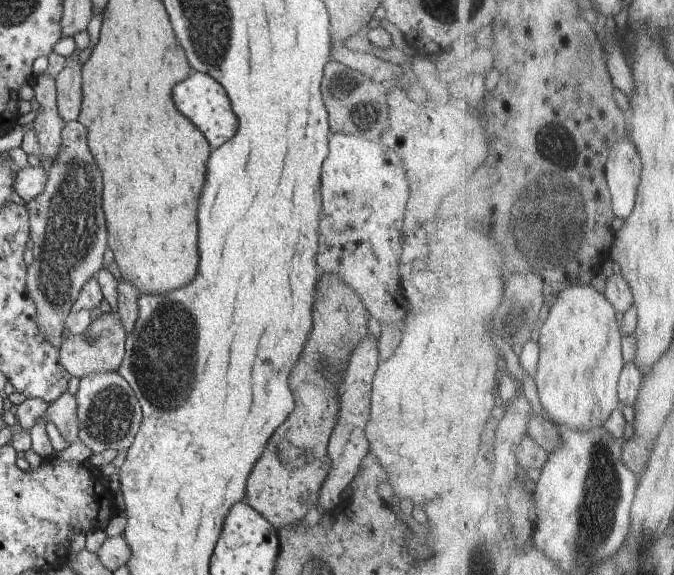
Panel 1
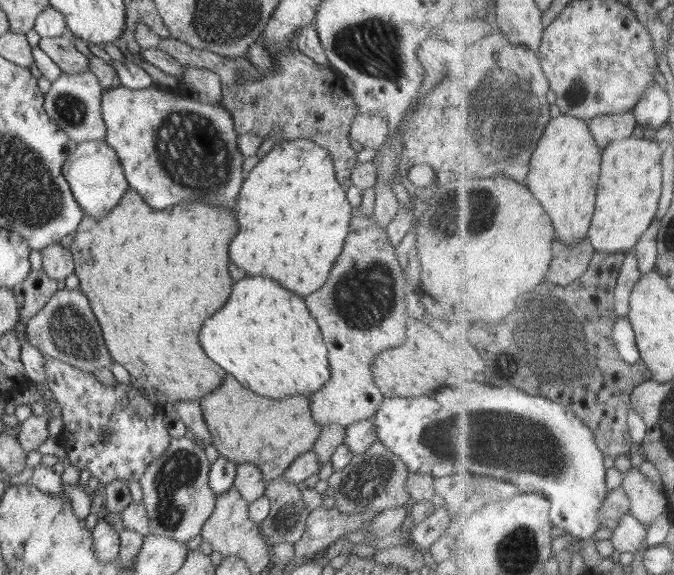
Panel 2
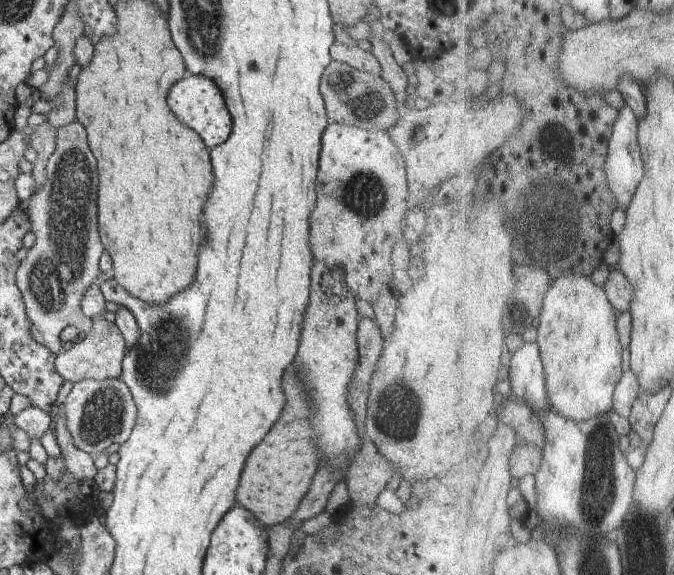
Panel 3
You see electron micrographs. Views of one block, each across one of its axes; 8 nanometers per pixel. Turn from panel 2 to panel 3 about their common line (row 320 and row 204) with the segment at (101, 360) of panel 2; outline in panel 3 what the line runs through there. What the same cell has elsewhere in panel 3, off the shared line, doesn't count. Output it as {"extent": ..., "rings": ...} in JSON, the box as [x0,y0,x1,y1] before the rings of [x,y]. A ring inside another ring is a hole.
{"extent":[16,120,105,354],"rings":[[[78,120],[57,129],[56,147],[46,166],[46,182],[34,194],[28,206],[31,232],[36,235],[36,244],[28,250],[28,254],[16,270],[16,286],[22,294],[28,326],[31,336],[42,344],[51,354],[60,354],[67,345],[63,344],[60,334],[74,316],[82,308],[84,292],[97,282],[100,274],[99,261],[105,253],[98,232],[98,186],[99,174],[96,158],[87,144],[87,133]]]}

